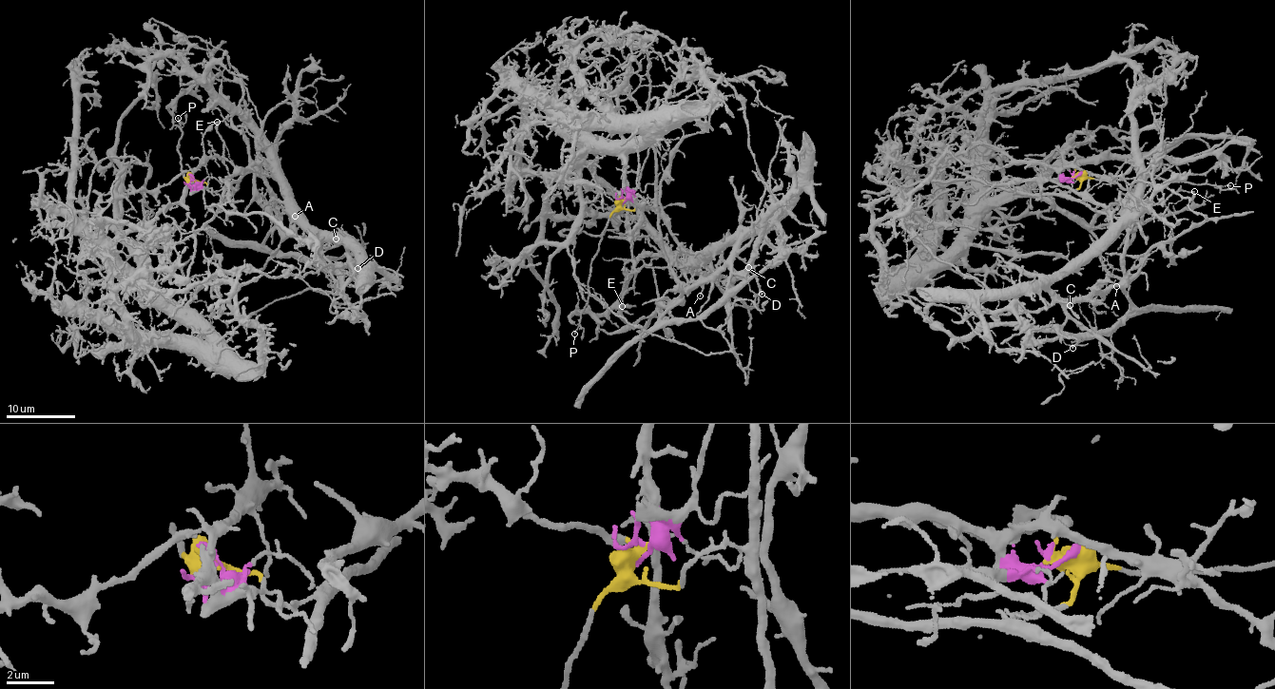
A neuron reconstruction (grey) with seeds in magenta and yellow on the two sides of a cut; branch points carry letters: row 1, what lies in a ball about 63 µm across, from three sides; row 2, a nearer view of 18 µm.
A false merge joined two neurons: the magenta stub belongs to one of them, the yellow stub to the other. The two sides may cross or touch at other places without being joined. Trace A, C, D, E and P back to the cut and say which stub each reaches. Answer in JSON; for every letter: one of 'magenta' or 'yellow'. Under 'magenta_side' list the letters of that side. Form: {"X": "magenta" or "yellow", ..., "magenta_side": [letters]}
{"A": "magenta", "C": "magenta", "D": "magenta", "E": "magenta", "P": "yellow", "magenta_side": ["A", "C", "D", "E"]}

